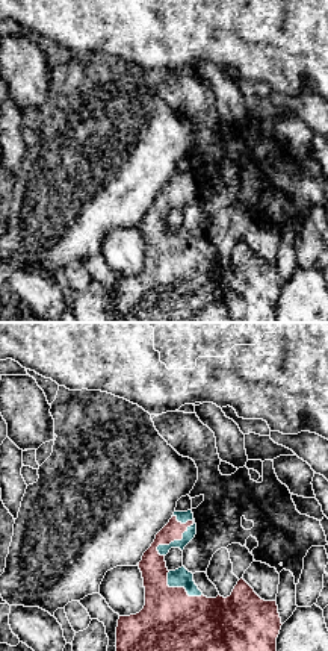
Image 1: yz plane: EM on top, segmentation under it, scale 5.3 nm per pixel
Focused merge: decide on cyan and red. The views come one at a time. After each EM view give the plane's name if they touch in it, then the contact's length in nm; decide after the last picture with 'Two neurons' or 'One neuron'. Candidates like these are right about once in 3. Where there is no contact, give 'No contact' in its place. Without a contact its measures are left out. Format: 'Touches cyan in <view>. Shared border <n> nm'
Touches cyan in yz. Shared border 260 nm

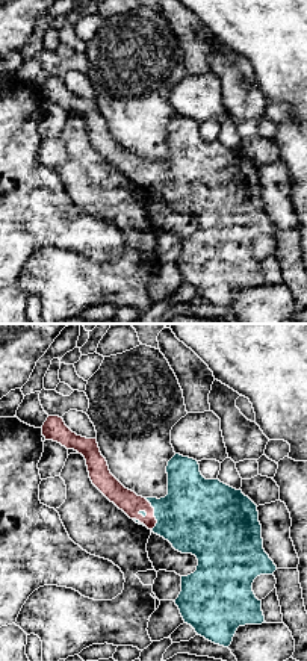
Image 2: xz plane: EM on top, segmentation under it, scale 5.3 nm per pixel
Touches cyan in xz. Shared border 190 nm

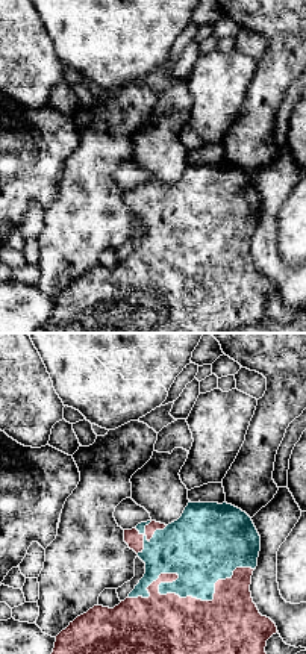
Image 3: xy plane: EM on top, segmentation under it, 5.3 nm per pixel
Touches cyan in xy. Shared border 700 nm

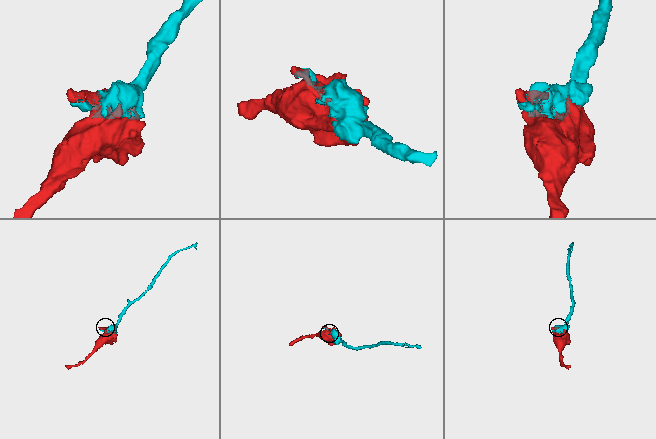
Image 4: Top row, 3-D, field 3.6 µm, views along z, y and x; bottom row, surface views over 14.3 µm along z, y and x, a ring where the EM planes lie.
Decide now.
One neuron

